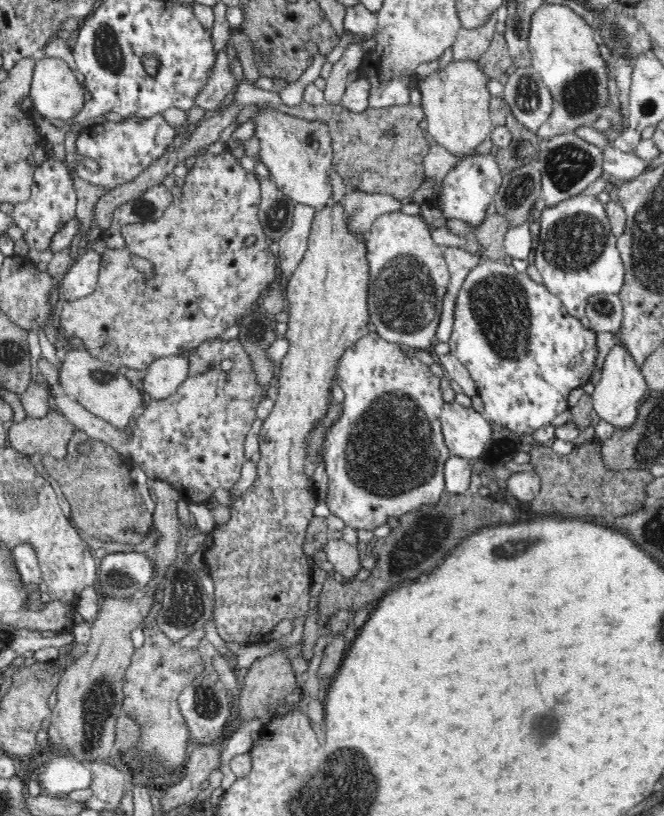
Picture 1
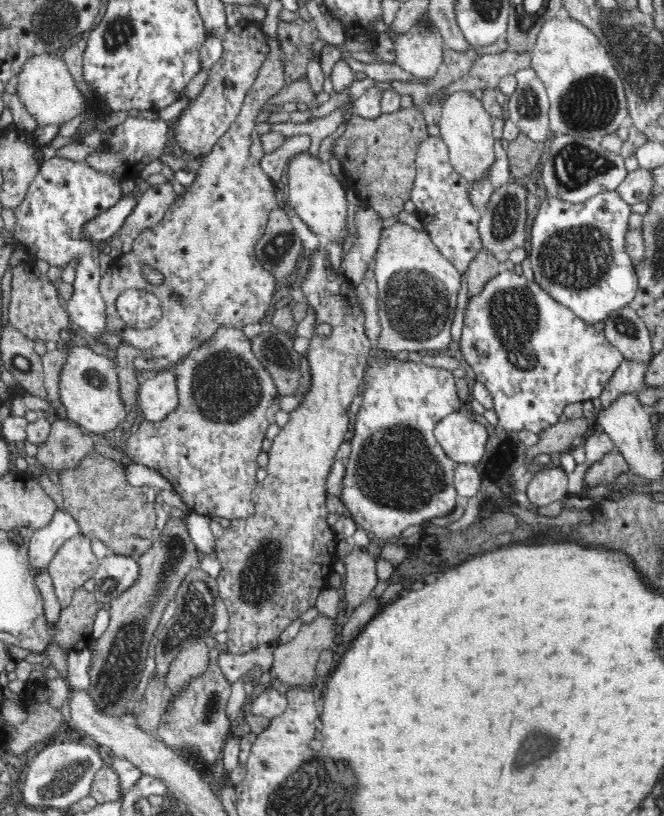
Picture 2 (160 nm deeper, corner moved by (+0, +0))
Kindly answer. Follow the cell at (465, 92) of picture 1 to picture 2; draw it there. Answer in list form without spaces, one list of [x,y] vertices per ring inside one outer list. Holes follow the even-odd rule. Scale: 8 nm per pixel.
[[[458,90],[446,96],[439,120],[440,136],[449,150],[448,156],[454,170],[464,180],[480,180],[494,164],[495,139],[492,135],[492,115],[484,108],[481,100],[470,94],[470,90]]]

